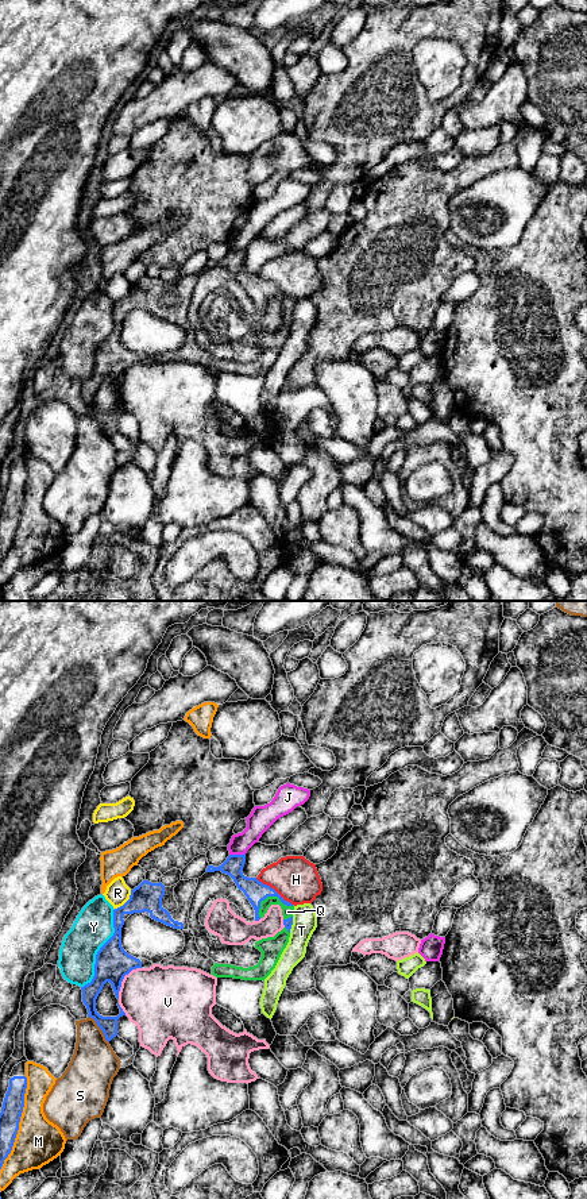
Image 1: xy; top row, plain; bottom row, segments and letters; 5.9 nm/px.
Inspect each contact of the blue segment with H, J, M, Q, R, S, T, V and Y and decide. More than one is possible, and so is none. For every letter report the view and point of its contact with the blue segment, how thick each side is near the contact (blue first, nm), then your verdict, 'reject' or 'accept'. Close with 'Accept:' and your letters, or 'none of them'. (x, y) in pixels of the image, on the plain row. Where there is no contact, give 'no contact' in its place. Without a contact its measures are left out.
H: xy (273, 284) | 130/280 nm | reject
J: xy (236, 250) | 130/140 nm | reject
M: xy (18, 519) | 130/280 nm | reject
Q: xy (271, 290) | 130/70 nm | accept
R: xy (127, 296) | 180/150 nm | reject
S: xy (100, 423) | 100/280 nm | reject
T: xy (292, 319) | 50/140 nm | reject
V: xy (123, 373) | 200/400 nm | reject
Y: xy (100, 344) | 200/240 nm | reject
Accept: Q

